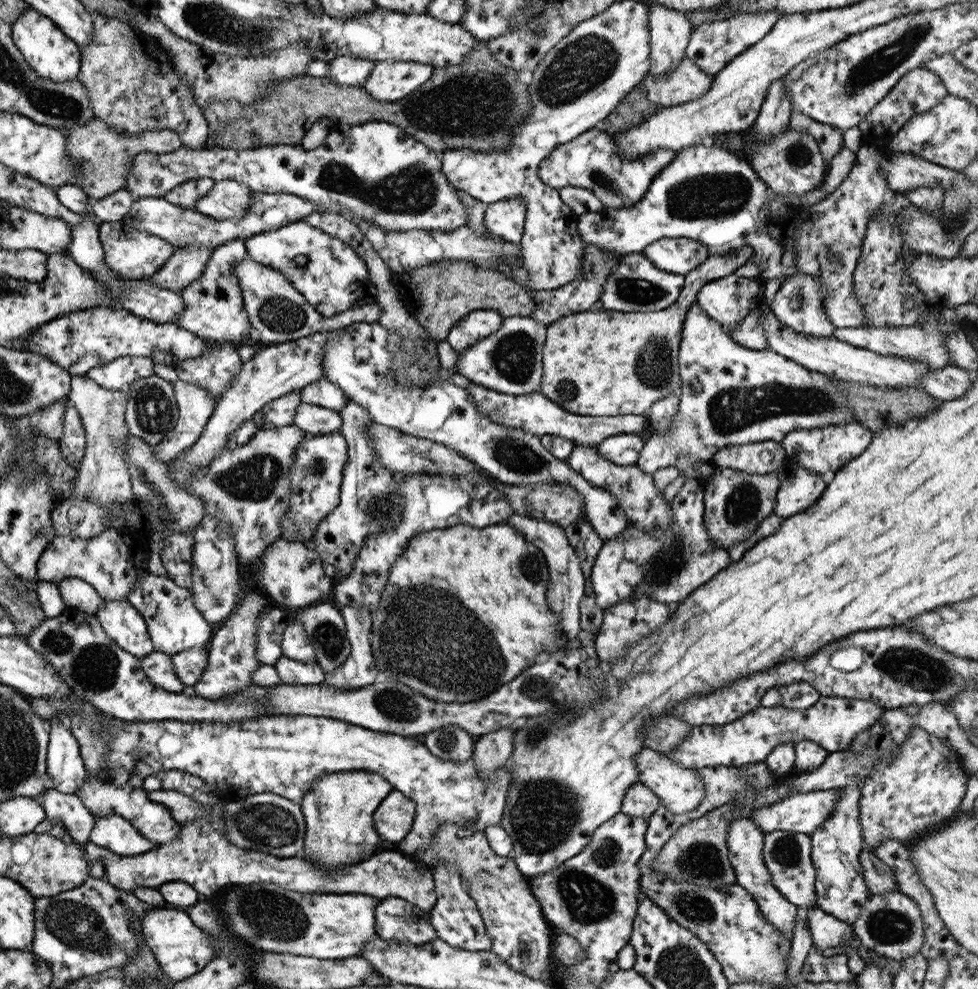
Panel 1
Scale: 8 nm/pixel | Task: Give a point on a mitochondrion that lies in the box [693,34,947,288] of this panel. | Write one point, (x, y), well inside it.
(797, 154)

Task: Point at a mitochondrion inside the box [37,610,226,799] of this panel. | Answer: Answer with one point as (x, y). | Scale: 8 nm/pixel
(95, 667)

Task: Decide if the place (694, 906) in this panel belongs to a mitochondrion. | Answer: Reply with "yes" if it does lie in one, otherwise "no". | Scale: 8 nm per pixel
yes

